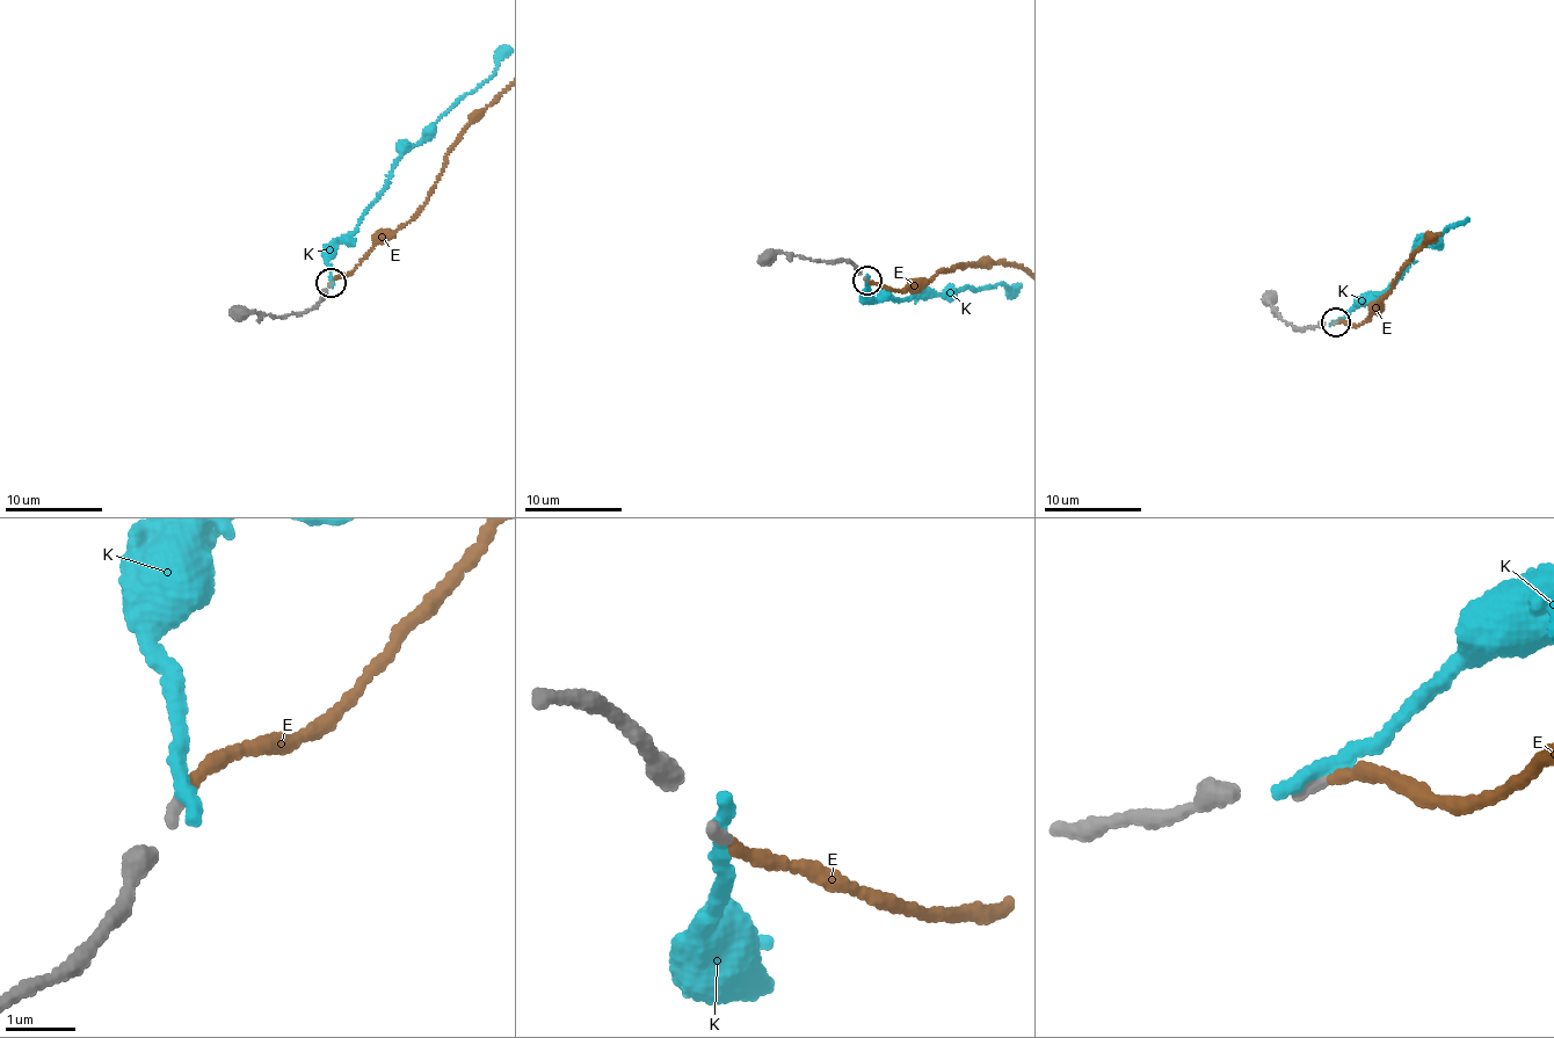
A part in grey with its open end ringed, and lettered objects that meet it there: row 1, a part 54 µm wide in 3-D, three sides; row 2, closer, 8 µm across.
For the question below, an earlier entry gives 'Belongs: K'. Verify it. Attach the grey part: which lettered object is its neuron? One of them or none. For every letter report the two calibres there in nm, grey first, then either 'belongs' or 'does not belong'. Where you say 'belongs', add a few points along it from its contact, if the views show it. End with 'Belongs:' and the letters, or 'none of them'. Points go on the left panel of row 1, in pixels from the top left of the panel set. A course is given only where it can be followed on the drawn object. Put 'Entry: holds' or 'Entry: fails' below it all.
E: 120/180 nm | belongs
K: 120/240 nm | does not belong
Belongs: E
Entry: fails

